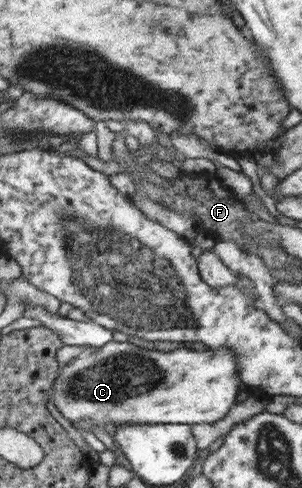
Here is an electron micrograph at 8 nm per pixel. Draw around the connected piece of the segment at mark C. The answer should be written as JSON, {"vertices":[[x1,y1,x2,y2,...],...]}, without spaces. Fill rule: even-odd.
{"vertices":[[112,341,102,350,88,357,78,357,62,367,59,378,55,380,51,399,60,413,73,421,75,426,84,430,101,426,115,434,115,428,126,423,193,425,218,422,226,418,236,404,242,382,237,354,228,347,209,348,202,352,180,347,162,352,160,349,138,348,128,342]]}

